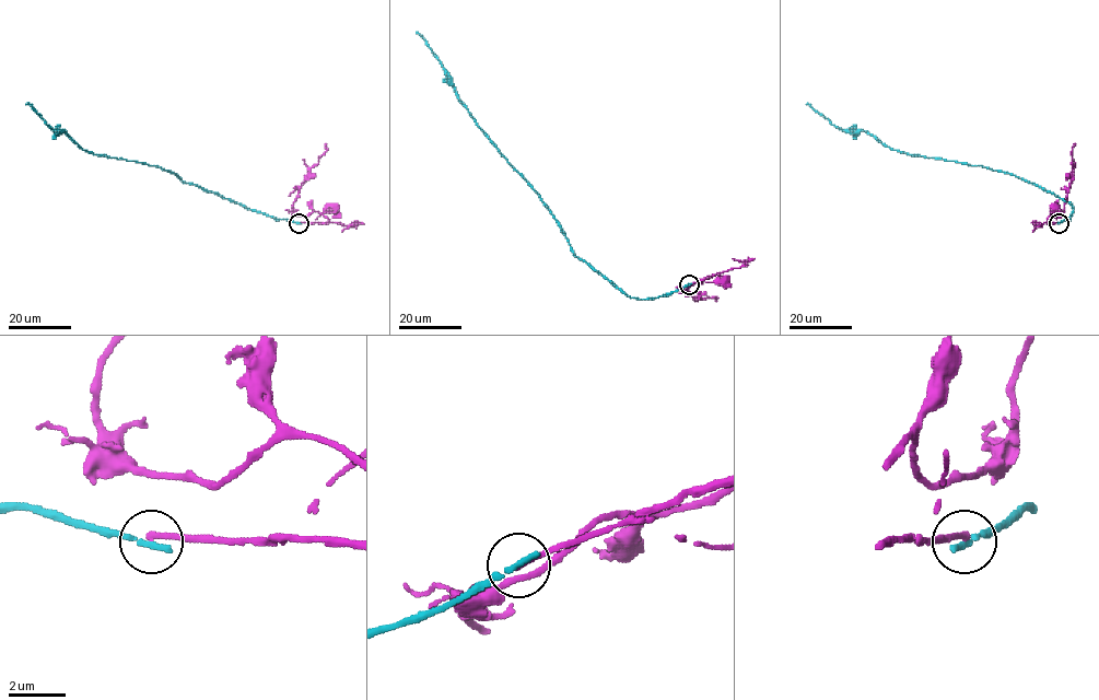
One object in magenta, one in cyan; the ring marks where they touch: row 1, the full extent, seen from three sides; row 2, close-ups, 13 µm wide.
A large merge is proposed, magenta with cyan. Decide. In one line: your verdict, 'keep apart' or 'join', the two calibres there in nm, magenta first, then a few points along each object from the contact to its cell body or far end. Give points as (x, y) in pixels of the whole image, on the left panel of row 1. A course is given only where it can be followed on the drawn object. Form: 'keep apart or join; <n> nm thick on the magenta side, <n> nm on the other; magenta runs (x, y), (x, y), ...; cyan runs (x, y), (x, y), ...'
keep apart; 220 nm thick on the magenta side, 260 nm on the other; magenta runs (299, 222), (313, 222), (331, 208); cyan runs (299, 222), (252, 211), (184, 183), (175, 173), (158, 166), (83, 150), (65, 131), (54, 130), (26, 104)

